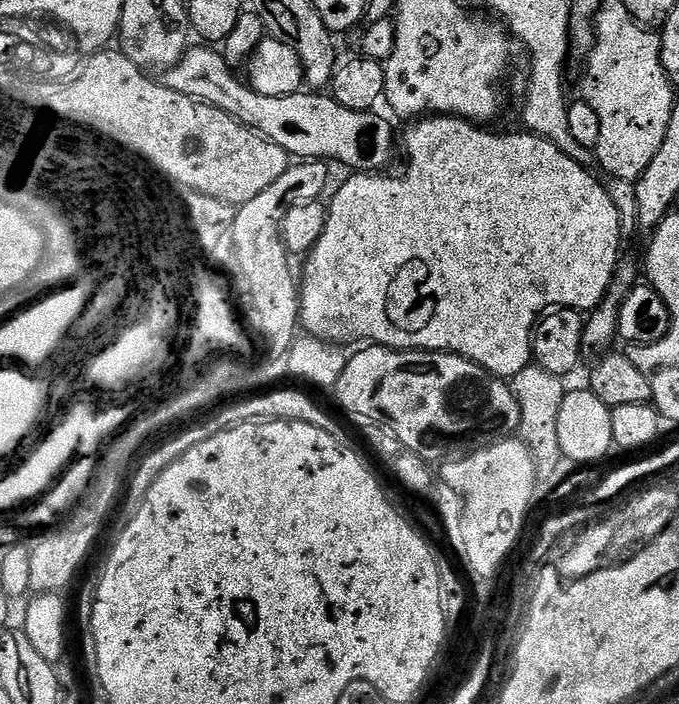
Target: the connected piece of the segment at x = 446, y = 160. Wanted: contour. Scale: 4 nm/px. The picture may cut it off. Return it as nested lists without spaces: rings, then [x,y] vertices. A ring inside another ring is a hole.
[[[430,116],[417,119],[413,124],[416,125],[405,136],[402,136],[402,152],[408,155],[408,165],[405,166],[404,173],[401,176],[388,176],[389,174],[373,174],[371,172],[349,175],[349,180],[333,194],[332,205],[330,203],[327,205],[325,228],[322,230],[321,237],[317,240],[317,244],[306,256],[308,265],[304,268],[304,280],[302,276],[302,283],[299,285],[300,323],[303,331],[309,336],[316,336],[318,339],[327,342],[336,342],[334,340],[364,340],[360,342],[371,342],[381,348],[415,350],[417,352],[452,352],[456,356],[465,356],[467,360],[474,361],[475,364],[485,368],[490,374],[501,378],[513,378],[533,363],[532,350],[528,347],[528,330],[532,326],[533,317],[536,316],[537,312],[540,312],[541,308],[544,308],[545,304],[579,305],[582,308],[582,313],[587,314],[604,301],[604,296],[608,293],[608,287],[612,285],[612,279],[622,260],[622,257],[620,257],[620,212],[616,209],[611,194],[591,176],[593,173],[589,169],[582,167],[578,162],[574,162],[574,158],[570,158],[562,150],[558,150],[558,146],[554,146],[554,142],[536,136],[530,131],[491,132],[488,129],[491,127],[481,126],[471,120],[463,120],[461,116]]]

